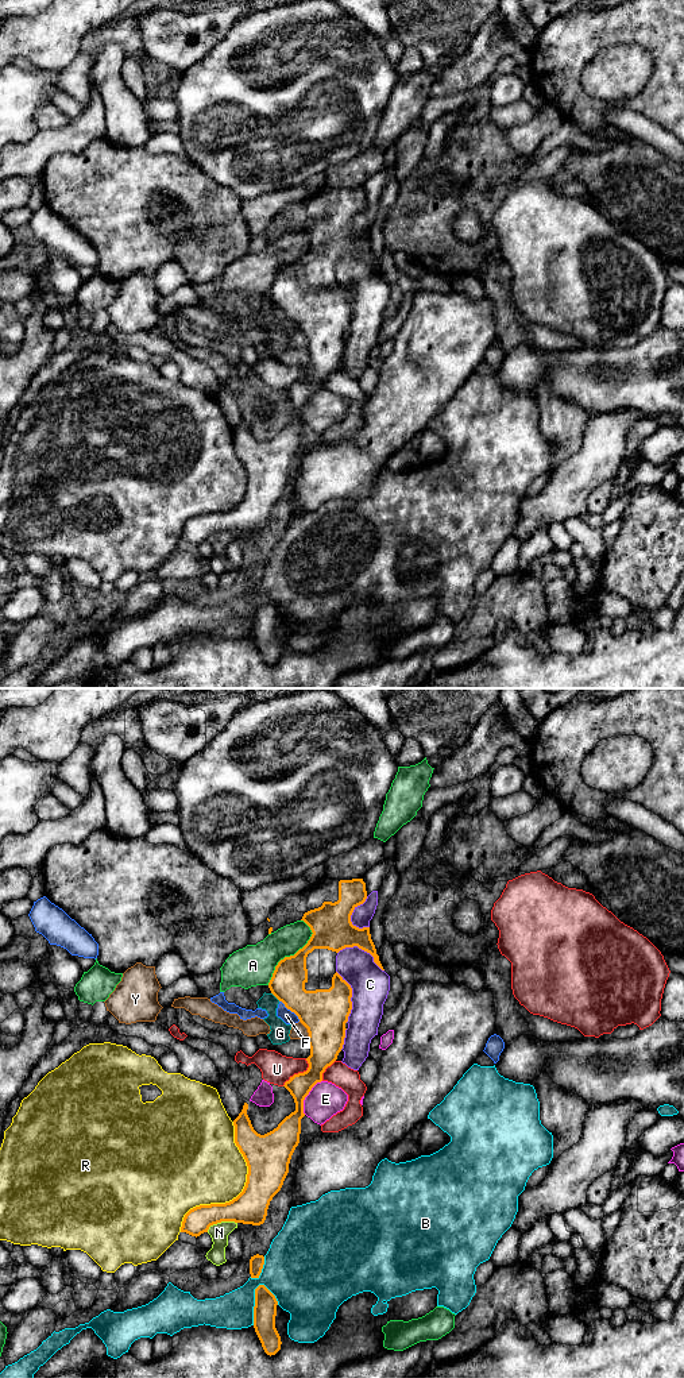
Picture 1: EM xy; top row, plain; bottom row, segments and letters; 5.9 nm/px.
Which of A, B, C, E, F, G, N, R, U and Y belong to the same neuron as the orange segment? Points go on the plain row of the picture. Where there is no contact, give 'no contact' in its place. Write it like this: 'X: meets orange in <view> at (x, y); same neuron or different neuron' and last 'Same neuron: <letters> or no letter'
A: meets orange in xy at (294, 263); different neuron
B: meets orange in xy at (255, 612); different neuron
C: meets orange in xy at (351, 305); different neuron
E: meets orange in xy at (306, 404); different neuron
F: meets orange in xy at (290, 319); different neuron
G: meets orange in xy at (275, 305); different neuron
N: meets orange in xy at (220, 531); different neuron
R: meets orange in xy at (240, 502); different neuron
U: meets orange in xy at (300, 382); different neuron
Y: meets orange in xy at (308, 339); different neuron
Same neuron: no letter

